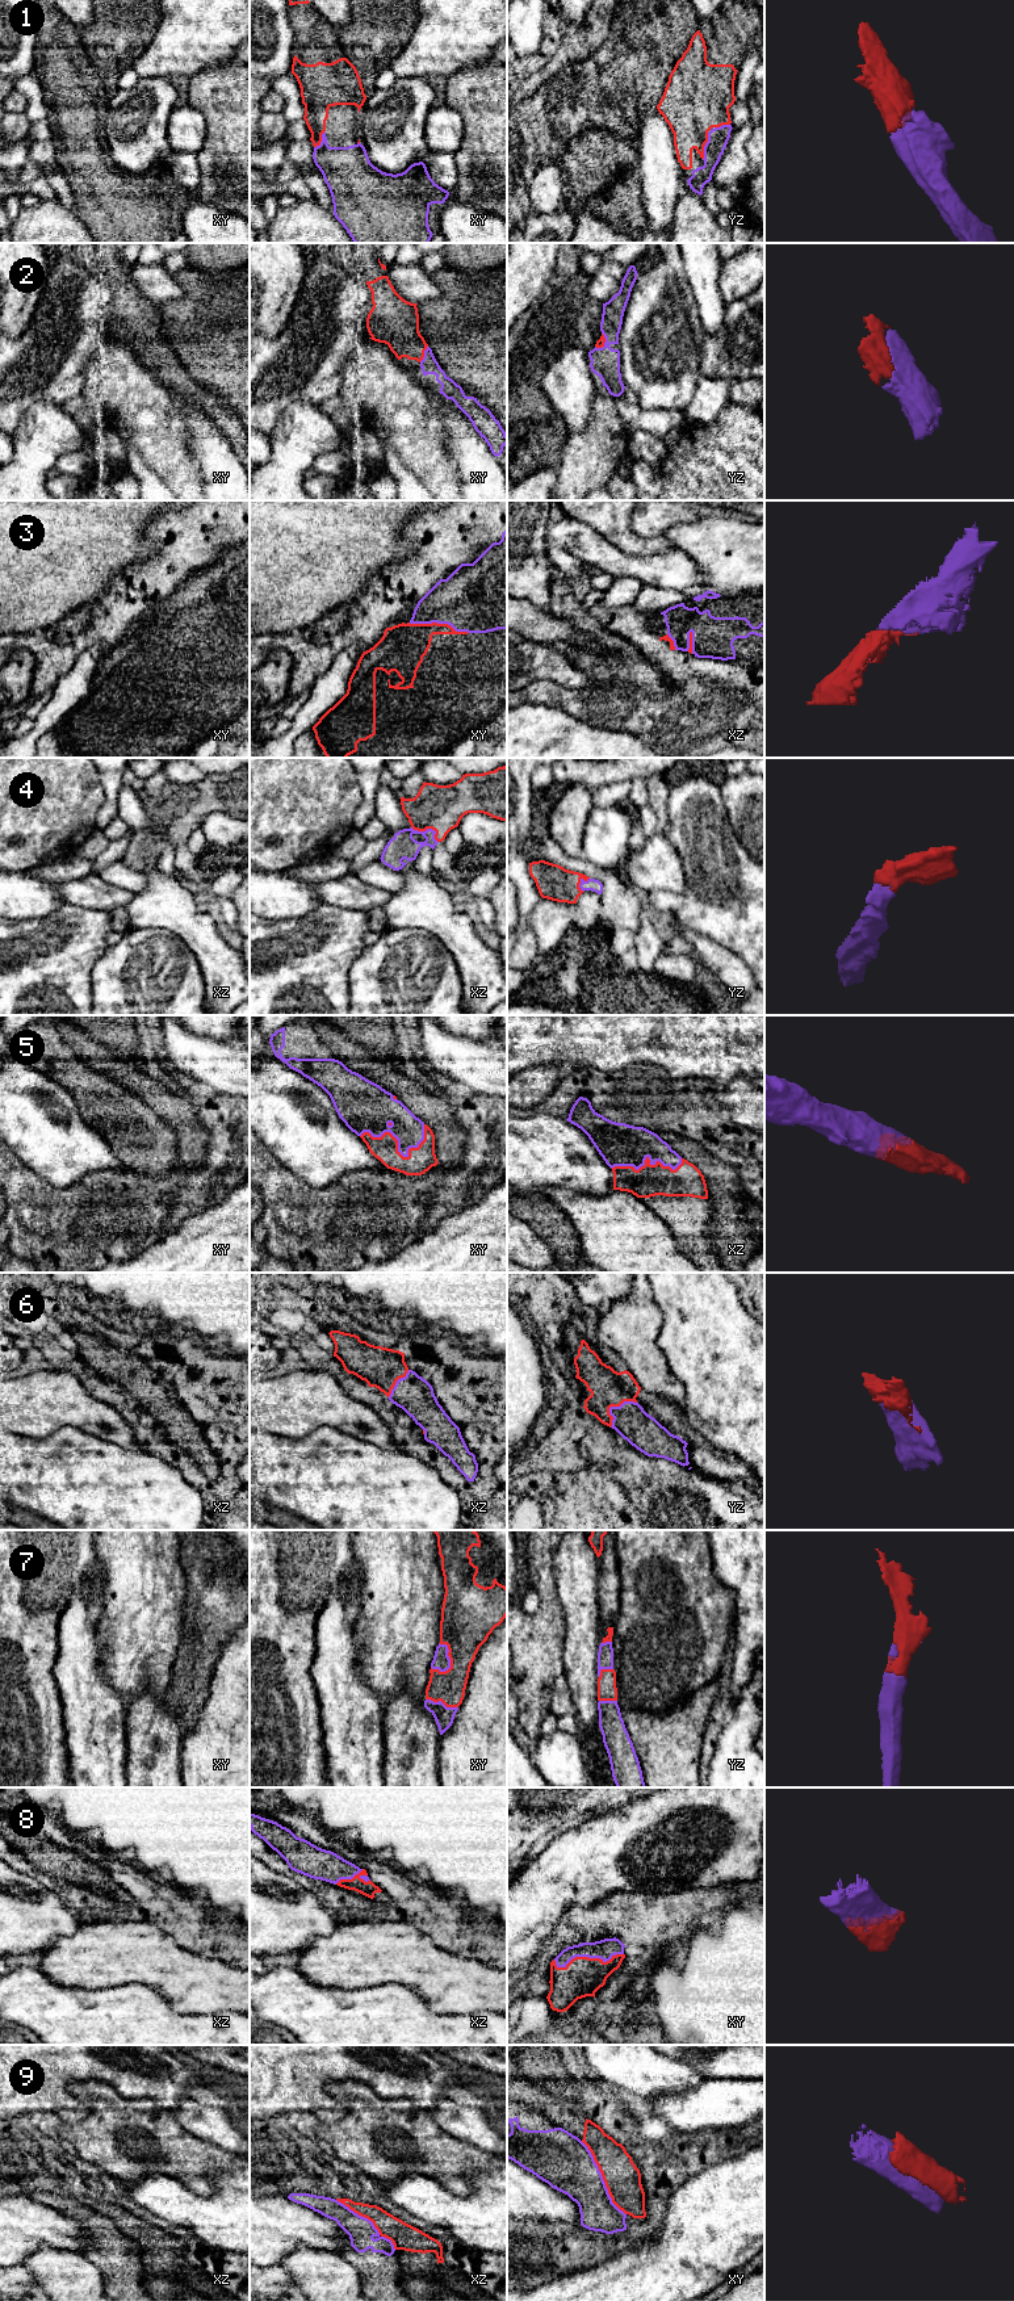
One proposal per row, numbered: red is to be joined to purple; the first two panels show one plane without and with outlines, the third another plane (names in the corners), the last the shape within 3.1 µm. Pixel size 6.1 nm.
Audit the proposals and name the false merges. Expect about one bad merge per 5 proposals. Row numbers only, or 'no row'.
9

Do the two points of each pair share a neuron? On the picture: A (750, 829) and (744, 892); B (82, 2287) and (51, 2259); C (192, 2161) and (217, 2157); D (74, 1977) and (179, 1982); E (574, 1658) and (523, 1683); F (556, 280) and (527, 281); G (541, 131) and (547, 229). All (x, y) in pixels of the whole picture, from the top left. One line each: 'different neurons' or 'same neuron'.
A: different neurons
B: same neuron
C: same neuron
D: same neuron
E: different neurons
F: different neurons
G: different neurons

